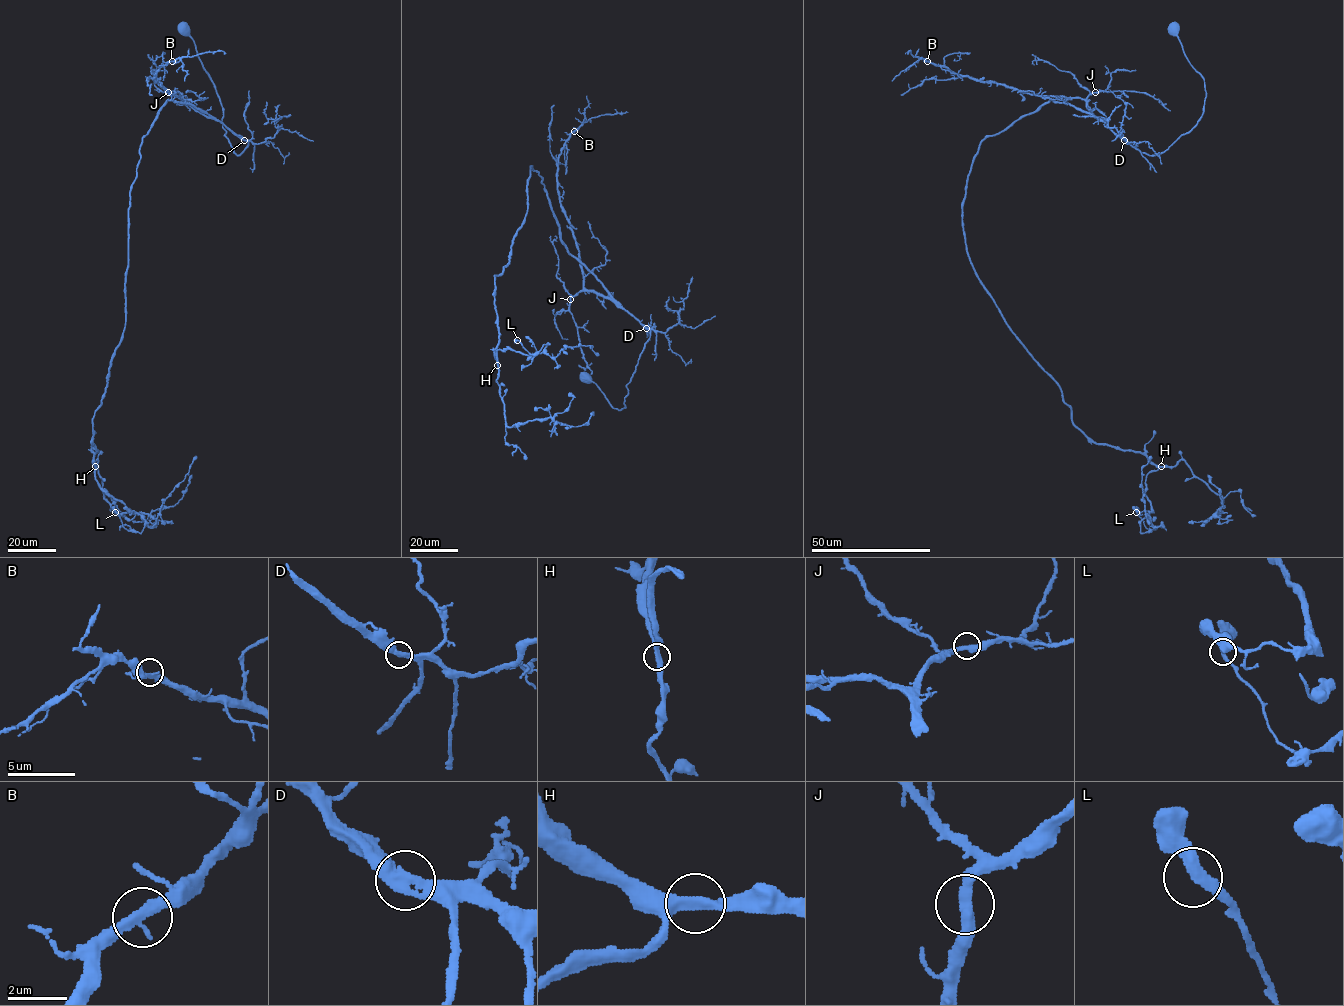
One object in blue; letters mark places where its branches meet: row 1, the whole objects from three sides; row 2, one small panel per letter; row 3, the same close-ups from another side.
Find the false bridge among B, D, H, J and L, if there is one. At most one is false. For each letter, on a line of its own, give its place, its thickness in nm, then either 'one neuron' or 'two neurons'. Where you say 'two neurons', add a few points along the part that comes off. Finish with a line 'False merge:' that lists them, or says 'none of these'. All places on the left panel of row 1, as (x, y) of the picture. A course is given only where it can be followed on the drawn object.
B: at (172, 61); 360 nm thick; one neuron
D: at (244, 140); 360 nm thick; one neuron
H: at (95, 466); 360 nm thick; one neuron
J: at (168, 92); 360 nm thick; one neuron
L: at (115, 512); 360 nm thick; one neuron
False merge: none of these

